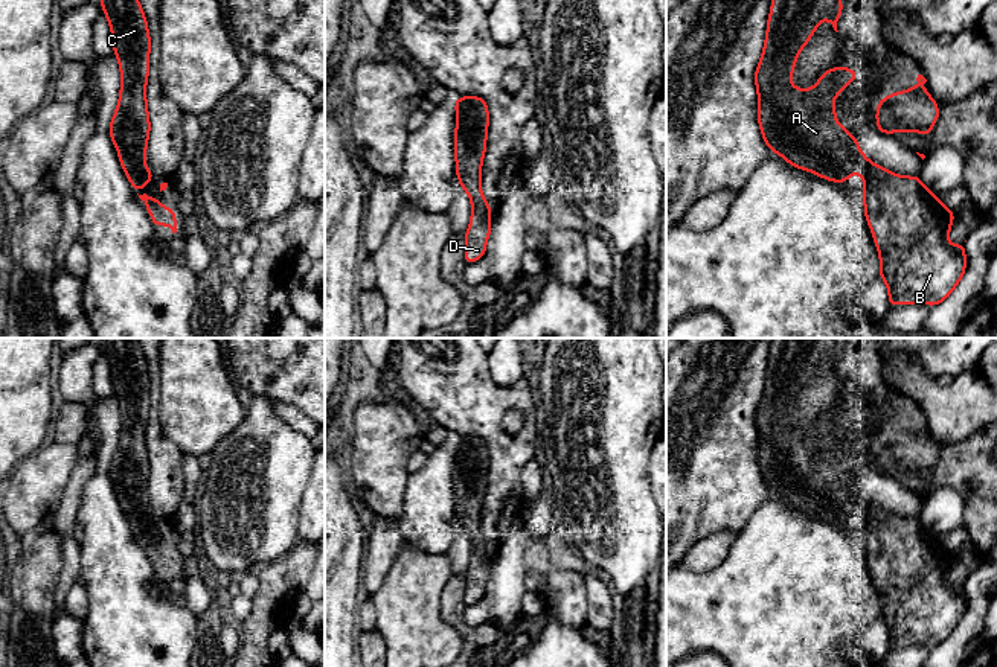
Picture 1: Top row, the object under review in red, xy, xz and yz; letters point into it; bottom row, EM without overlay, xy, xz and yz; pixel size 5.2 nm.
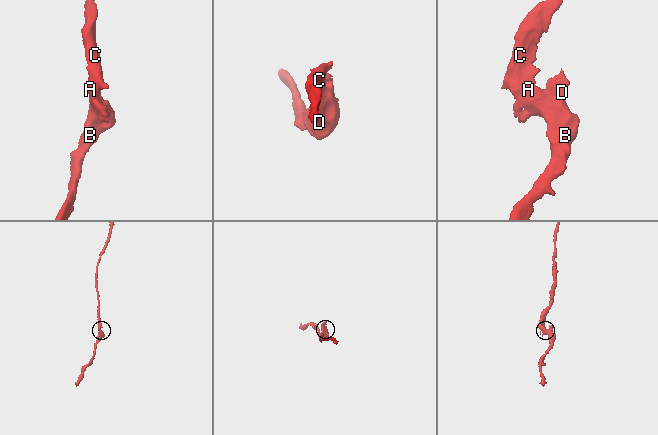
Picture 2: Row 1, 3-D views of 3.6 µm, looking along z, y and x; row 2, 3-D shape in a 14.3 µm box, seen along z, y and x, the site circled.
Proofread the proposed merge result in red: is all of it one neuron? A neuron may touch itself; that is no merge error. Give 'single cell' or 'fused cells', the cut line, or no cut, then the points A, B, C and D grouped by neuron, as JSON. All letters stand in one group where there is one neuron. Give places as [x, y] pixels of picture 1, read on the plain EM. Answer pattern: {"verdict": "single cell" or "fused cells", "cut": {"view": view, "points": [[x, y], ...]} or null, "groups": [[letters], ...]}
{"verdict": "single cell", "cut": null, "groups": [["A", "B", "C", "D"]]}

